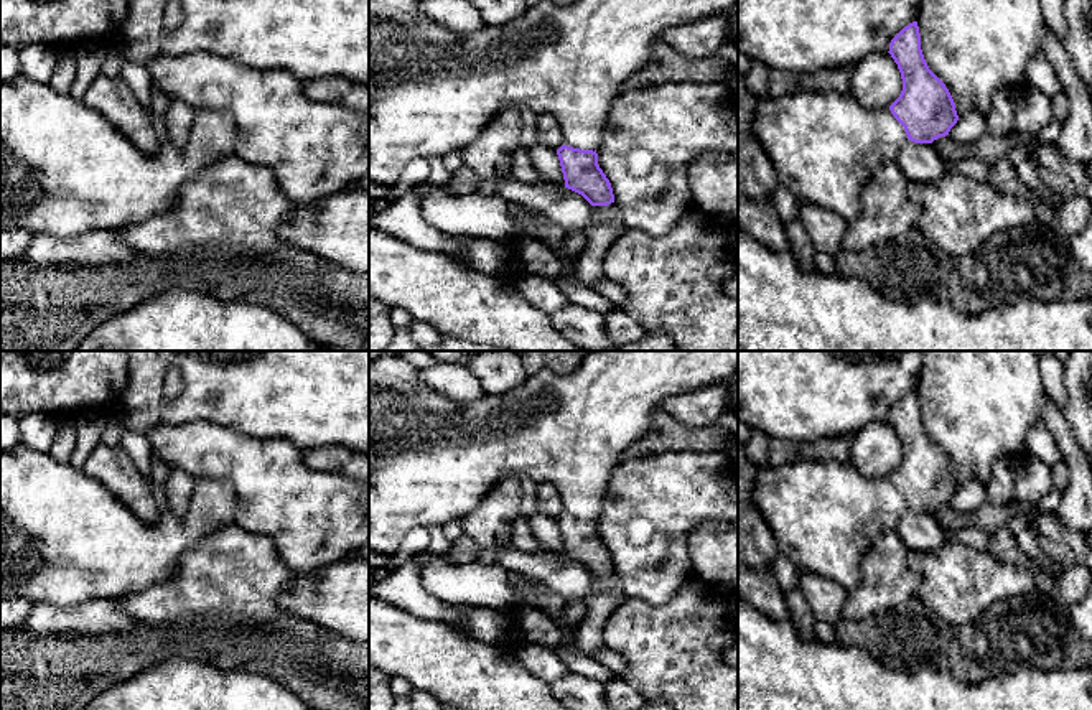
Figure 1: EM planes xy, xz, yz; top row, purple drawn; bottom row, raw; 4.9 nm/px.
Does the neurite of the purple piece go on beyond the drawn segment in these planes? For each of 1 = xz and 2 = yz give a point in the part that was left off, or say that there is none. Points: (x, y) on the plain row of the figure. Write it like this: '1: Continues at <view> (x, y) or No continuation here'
1: Continues at xz (432, 460)
2: Continues at yz (824, 514)

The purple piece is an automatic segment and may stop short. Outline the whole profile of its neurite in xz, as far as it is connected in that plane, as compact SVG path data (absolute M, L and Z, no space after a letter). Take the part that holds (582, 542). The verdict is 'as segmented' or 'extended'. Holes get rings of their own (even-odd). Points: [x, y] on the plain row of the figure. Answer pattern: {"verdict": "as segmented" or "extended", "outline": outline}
{"verdict": "extended", "outline": "M595 351L570 374L558 376L548 369L529 376L517 387L486 394L481 399L460 404L446 399L441 392L430 389L420 376L420 369L399 356L384 356L369 361L369 550L385 557L399 552L405 534L413 527L445 525L451 521L461 521L491 493L491 489L506 476L530 476L537 484L548 483L557 488L562 497L563 514L557 519L565 557L581 563L591 575L608 575L614 572L609 549L598 534L598 516L601 501L614 468L621 463L623 453L639 438L649 435L652 428L652 413L662 407L670 395L690 392L705 385L725 384L738 372L738 351Z"}

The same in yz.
{"verdict": "extended", "outline": "M917 390L904 395L891 409L888 422L903 448L903 460L888 478L868 478L850 461L797 460L759 469L751 493L781 555L799 572L832 578L847 591L855 590L861 580L865 552L883 532L896 530L904 511L932 512L949 504L959 489L949 458L924 428Z"}

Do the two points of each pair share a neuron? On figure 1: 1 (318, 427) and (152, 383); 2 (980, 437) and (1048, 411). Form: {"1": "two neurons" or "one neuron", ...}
{"1": "two neurons", "2": "two neurons"}

